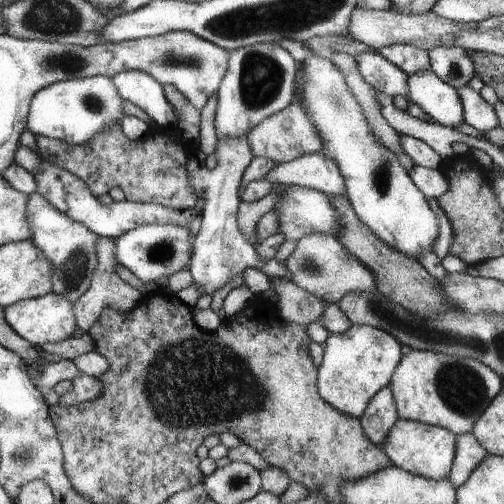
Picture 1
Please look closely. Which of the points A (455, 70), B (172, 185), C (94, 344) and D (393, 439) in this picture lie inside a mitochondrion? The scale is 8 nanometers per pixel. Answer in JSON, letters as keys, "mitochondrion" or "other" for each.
{"A":"mitochondrion","B":"other","C":"other","D":"other"}

